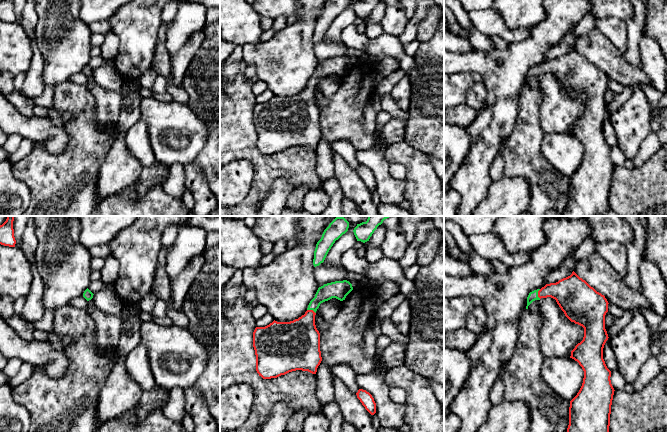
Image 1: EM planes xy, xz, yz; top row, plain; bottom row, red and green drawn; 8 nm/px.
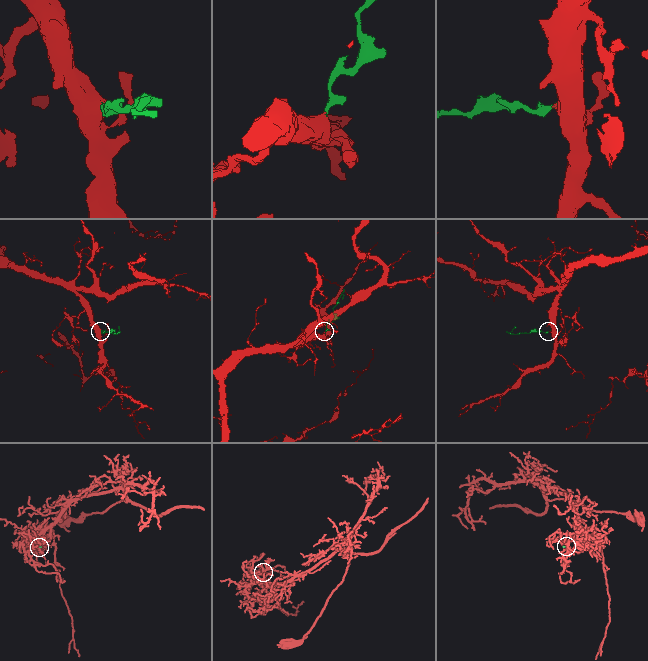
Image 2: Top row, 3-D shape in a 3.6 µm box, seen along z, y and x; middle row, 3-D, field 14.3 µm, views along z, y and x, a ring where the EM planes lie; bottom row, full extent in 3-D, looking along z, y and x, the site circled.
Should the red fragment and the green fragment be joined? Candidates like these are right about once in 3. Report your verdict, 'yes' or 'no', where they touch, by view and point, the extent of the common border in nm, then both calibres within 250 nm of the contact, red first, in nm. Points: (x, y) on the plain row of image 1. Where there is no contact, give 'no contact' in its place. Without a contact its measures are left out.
yes | yz (538, 70) | 80 nm | 260/70 nm

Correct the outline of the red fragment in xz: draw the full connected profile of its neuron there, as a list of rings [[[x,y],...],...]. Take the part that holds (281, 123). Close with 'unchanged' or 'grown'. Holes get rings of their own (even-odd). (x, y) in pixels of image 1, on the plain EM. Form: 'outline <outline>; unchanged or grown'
outline [[[335,57],[319,63],[304,91],[290,98],[273,97],[265,103],[256,103],[253,108],[253,123],[256,131],[256,147],[263,155],[277,154],[289,148],[302,146],[316,150],[322,137],[320,109],[315,101],[315,91],[320,80],[332,74],[340,77],[353,66],[347,57]]]; grown

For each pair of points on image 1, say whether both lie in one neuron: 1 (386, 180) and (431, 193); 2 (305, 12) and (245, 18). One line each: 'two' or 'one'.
1: two
2: two

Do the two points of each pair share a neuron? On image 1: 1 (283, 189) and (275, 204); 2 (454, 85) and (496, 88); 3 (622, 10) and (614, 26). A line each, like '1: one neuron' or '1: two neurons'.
1: one neuron
2: two neurons
3: two neurons

